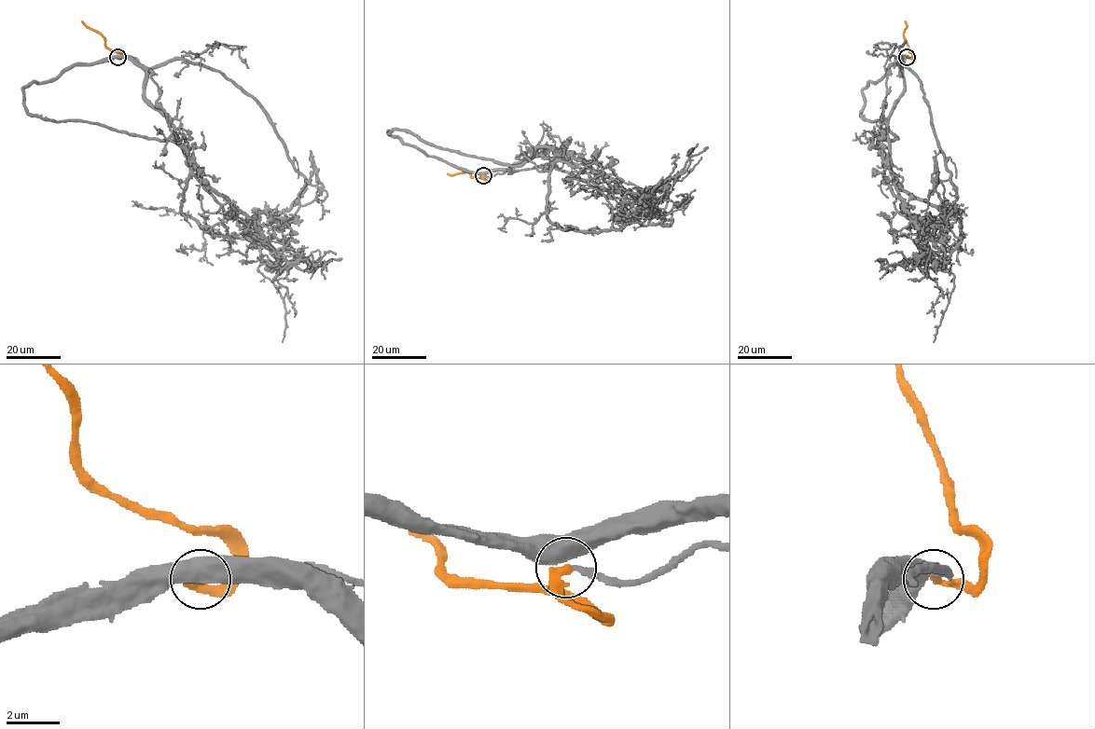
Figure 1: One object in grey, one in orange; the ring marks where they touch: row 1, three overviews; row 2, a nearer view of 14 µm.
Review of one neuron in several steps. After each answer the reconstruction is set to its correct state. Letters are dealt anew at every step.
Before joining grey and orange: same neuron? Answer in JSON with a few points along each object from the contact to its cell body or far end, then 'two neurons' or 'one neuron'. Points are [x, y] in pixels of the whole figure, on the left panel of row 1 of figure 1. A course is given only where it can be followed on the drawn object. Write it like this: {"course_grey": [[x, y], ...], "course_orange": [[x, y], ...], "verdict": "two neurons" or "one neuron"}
{"course_grey": [[117, 57], [145, 72], [145, 98], [195, 170], [276, 251], [258, 270], [283, 299], [282, 341]], "course_orange": [[117, 57], [121, 55], [107, 48], [104, 38], [82, 20]], "verdict": "one neuron"}

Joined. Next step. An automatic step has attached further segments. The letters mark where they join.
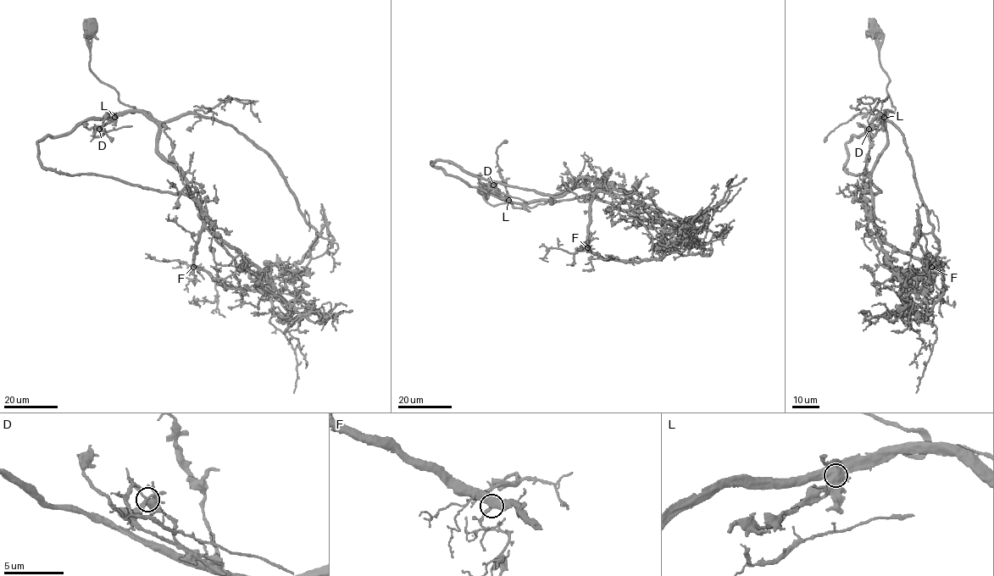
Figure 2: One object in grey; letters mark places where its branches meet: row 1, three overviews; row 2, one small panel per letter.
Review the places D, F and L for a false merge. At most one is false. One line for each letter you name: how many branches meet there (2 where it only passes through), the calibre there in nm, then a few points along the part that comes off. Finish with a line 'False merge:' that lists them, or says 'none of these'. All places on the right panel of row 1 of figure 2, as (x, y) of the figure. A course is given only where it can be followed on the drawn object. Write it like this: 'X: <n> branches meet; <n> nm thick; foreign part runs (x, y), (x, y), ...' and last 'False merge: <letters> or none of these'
L: 5 branches meet; 700 nm thick; foreign part runs (885, 117), (877, 124), (865, 130), (872, 136), (885, 125)
False merge: L

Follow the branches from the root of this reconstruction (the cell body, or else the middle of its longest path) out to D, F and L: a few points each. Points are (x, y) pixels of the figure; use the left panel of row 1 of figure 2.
D: (90, 27), (86, 29), (89, 69), (115, 91), (122, 103), (135, 109), (117, 114), (99, 129)
F: (90, 27), (89, 69), (130, 112), (158, 126), (158, 152), (200, 212), (193, 268)
L: (90, 27), (86, 29), (89, 69), (101, 81), (115, 91), (122, 103), (135, 109), (114, 117)

